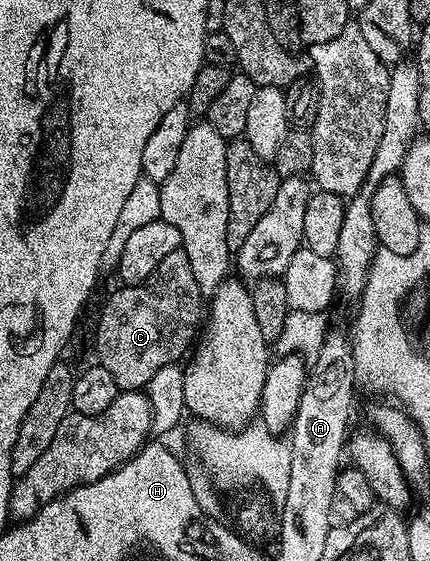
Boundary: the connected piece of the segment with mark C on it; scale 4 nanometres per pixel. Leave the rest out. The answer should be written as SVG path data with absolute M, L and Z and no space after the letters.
M181 250L169 254L149 278L139 284L119 286L104 302L95 324L98 363L113 374L113 382L117 382L120 390L146 389L157 370L179 364L192 351L204 312L205 297L197 286L197 278L193 278L189 258Z

